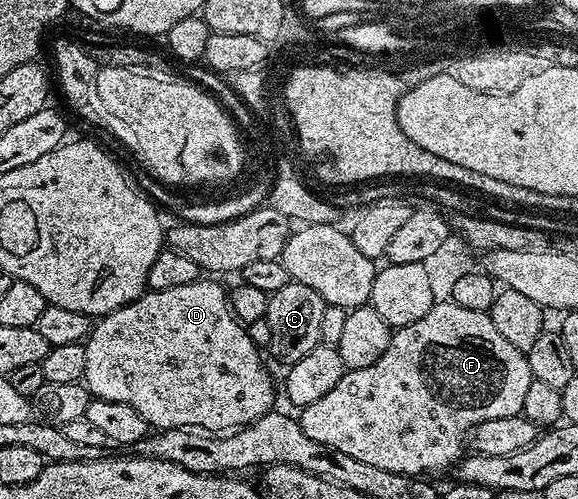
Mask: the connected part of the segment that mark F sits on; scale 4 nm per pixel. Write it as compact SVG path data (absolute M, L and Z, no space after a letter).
M435 302L420 322L397 329L390 337L388 350L380 354L377 362L347 370L324 398L301 409L296 419L304 434L320 442L320 446L340 450L340 454L349 454L359 462L426 478L431 475L429 472L442 472L457 465L464 455L462 444L464 448L464 441L480 422L519 415L532 379L526 353L516 350L512 342L501 336L489 312L464 310L464 306L445 303Z

